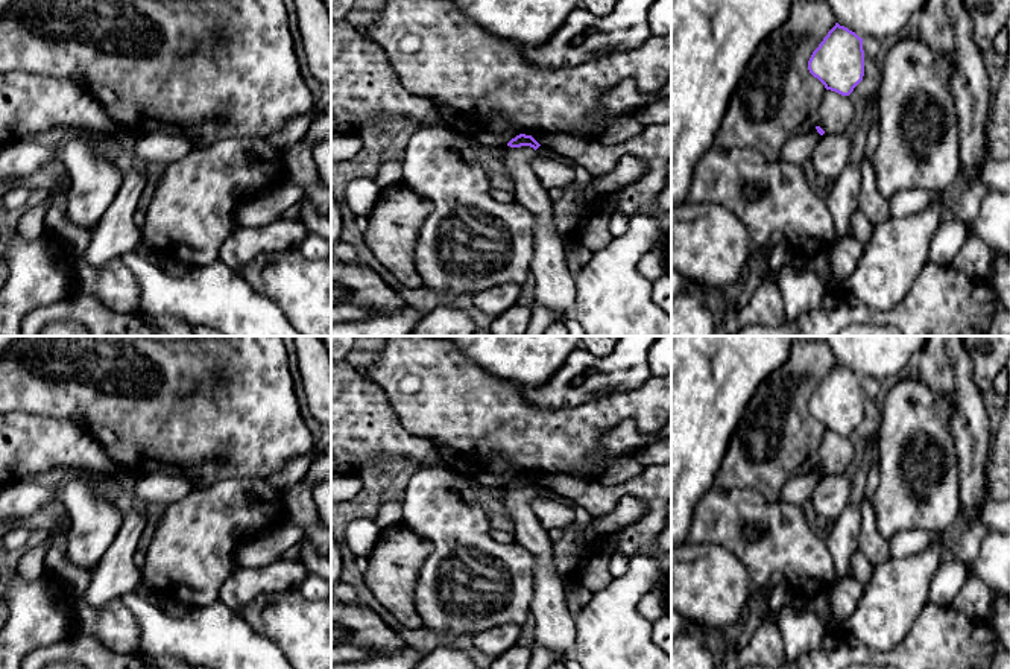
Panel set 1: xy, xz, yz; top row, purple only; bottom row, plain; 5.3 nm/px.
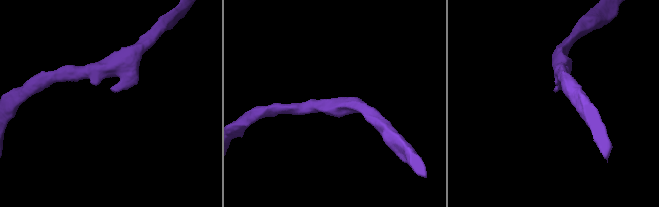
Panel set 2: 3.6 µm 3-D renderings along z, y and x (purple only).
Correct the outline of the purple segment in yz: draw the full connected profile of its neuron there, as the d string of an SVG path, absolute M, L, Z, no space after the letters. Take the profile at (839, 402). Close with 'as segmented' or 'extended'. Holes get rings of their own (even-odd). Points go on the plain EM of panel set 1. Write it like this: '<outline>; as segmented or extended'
M835 363L813 392L808 411L826 430L849 436L864 417L863 379Z; as segmented

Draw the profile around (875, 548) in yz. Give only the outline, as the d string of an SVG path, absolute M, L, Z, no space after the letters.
M870 499L860 505L861 529L858 537L858 550L876 566L890 558L888 541L878 532L875 512Z

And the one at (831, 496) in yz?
M823 474L811 496L817 515L835 520L849 506L851 477L843 474Z

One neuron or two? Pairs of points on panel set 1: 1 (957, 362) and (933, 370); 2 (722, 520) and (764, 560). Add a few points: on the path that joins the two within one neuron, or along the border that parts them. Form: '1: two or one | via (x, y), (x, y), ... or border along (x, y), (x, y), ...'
1: one | via (951, 364), (939, 368)
2: one | via (732, 529), (754, 549)

